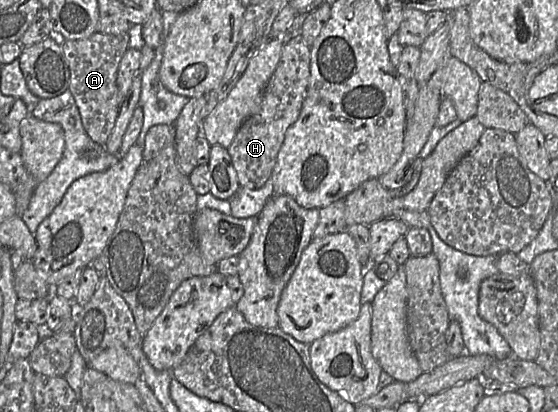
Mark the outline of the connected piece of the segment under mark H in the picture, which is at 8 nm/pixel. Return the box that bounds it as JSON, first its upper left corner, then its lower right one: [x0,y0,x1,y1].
[227,35,311,189]

